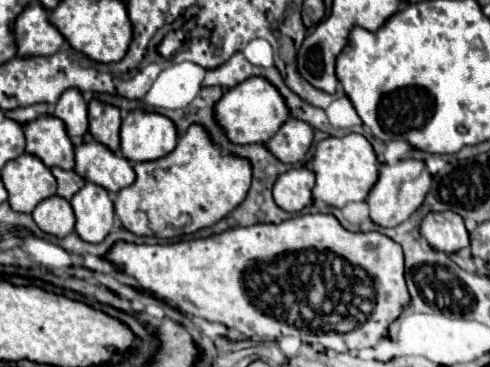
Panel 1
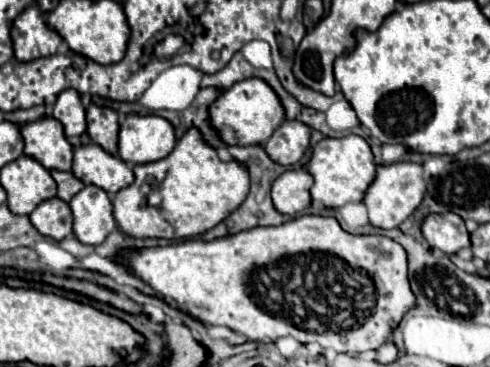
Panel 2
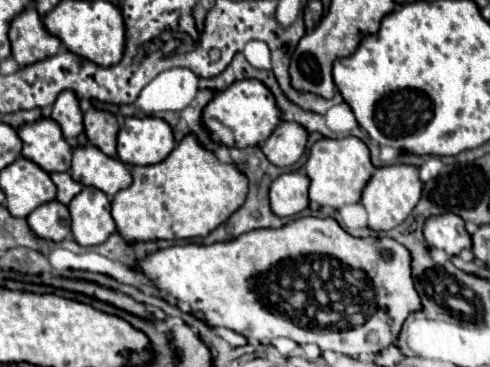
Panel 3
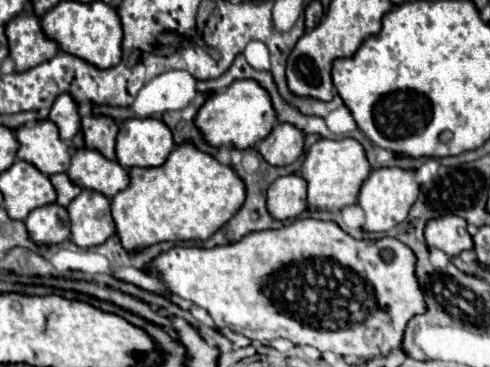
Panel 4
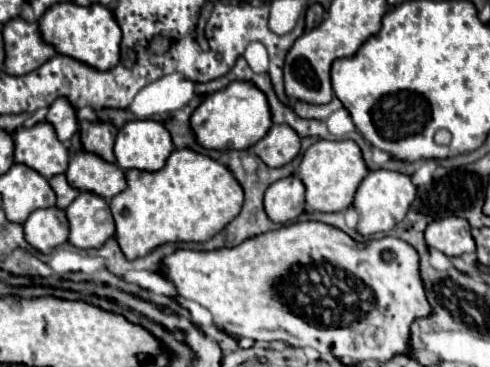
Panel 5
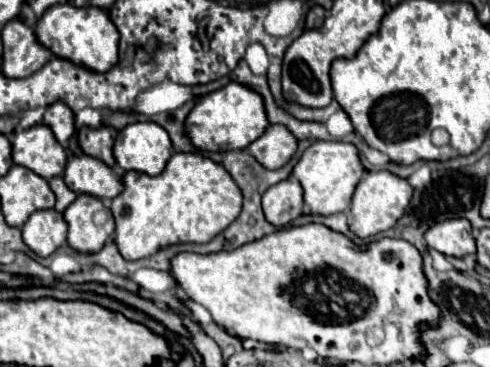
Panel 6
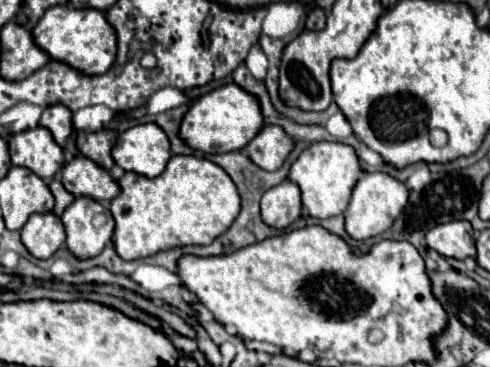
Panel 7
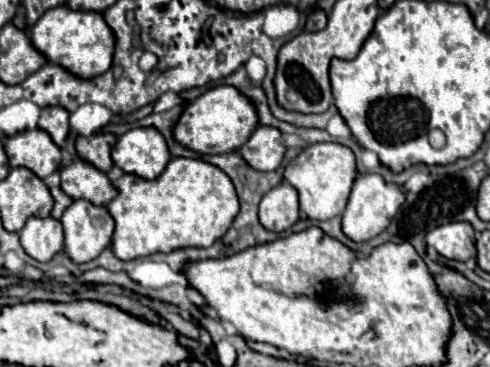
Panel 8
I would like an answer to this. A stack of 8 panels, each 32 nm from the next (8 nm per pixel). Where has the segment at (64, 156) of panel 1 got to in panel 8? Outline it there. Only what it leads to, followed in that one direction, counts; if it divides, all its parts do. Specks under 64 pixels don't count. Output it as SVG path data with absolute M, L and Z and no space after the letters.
M40 128L10 136L4 144L4 150L12 168L28 168L38 178L46 178L48 174L56 172L62 164L60 148Z

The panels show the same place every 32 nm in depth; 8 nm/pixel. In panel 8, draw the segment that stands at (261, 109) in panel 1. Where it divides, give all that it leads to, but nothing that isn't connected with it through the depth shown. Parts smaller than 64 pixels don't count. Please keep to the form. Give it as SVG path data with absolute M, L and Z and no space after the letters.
M216 86L184 106L182 114L174 122L172 134L180 146L190 148L192 152L224 154L238 150L246 142L254 126L258 126L254 106L244 96L240 96L234 86Z

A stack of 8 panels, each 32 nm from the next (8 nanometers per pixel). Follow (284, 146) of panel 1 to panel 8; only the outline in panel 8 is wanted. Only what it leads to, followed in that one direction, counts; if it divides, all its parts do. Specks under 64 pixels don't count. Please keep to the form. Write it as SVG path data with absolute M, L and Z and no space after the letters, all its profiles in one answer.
M256 126L250 138L236 150L236 154L254 170L276 170L284 158L286 148L280 144L280 132L272 126Z

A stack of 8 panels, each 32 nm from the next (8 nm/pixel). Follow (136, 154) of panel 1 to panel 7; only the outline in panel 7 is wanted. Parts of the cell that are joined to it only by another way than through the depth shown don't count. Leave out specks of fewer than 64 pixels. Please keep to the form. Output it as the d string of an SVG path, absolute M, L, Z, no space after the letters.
M140 124L118 136L112 158L126 172L156 178L164 172L172 152L166 134L156 124Z

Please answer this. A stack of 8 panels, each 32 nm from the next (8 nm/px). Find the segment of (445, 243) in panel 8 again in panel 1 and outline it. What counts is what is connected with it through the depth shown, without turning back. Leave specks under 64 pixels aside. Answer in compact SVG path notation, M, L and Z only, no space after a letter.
M456 212L426 214L420 224L420 232L432 248L446 252L446 254L454 254L460 248L470 246L470 238L468 238L468 230L464 228L464 220Z

